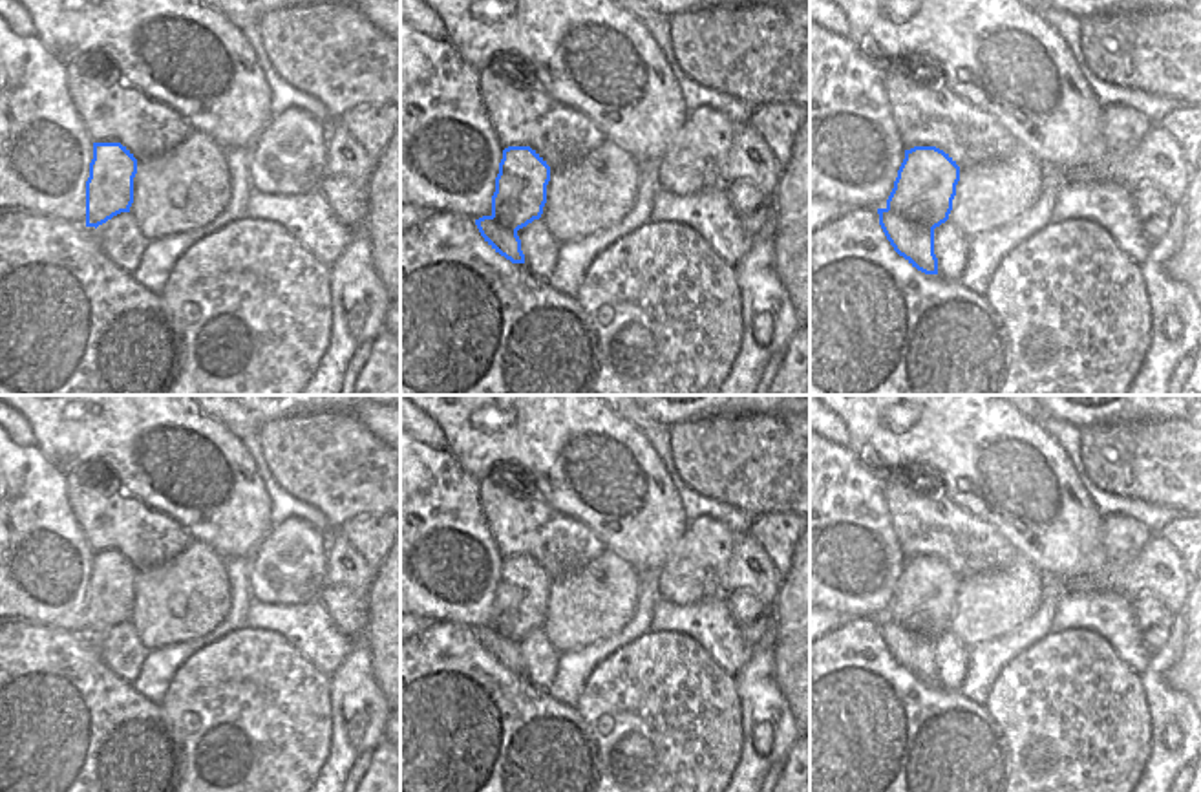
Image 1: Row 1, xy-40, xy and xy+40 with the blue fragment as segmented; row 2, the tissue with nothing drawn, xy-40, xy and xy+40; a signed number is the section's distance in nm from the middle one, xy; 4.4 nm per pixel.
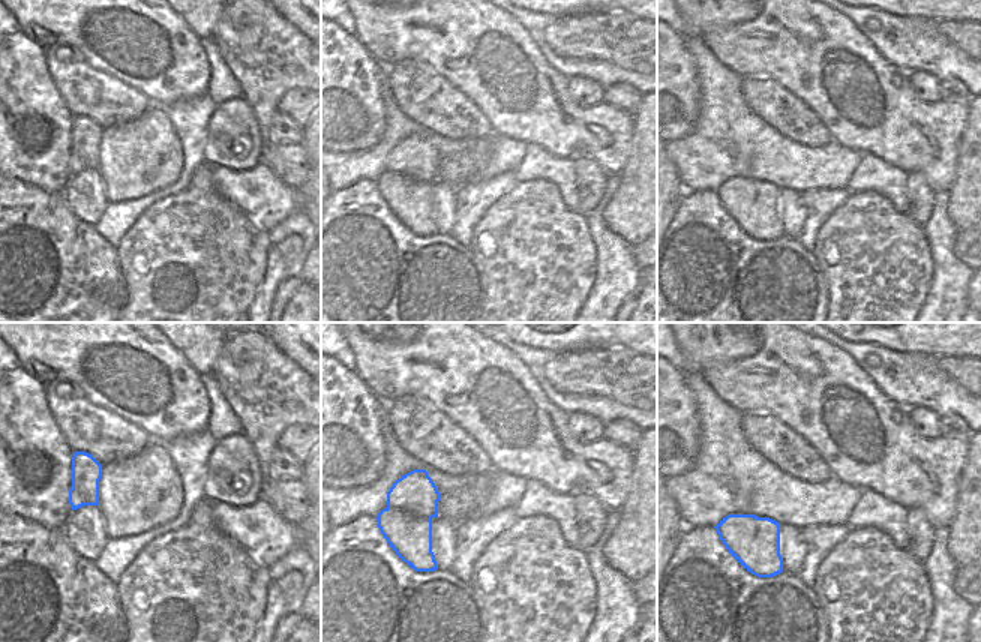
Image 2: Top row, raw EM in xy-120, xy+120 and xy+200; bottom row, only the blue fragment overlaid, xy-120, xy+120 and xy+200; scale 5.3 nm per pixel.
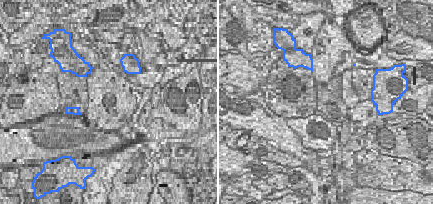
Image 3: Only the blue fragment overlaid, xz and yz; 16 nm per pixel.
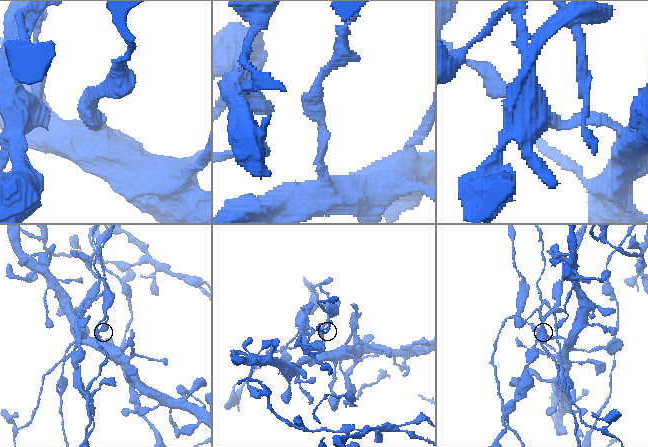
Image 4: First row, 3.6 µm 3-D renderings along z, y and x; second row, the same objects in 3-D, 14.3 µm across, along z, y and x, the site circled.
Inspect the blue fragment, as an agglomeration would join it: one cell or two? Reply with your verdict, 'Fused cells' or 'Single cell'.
Fused cells.

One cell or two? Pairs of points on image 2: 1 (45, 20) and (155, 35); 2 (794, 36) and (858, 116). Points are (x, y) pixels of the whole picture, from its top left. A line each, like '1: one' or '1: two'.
1: one
2: one

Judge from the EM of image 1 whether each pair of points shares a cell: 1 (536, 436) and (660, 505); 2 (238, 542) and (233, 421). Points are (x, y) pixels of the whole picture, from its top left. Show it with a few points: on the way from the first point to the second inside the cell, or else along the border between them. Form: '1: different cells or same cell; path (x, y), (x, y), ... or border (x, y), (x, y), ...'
1: same cell; path (574, 432), (605, 430), (626, 441), (644, 467)
2: different cells; border (205, 414), (218, 419), (240, 441)

